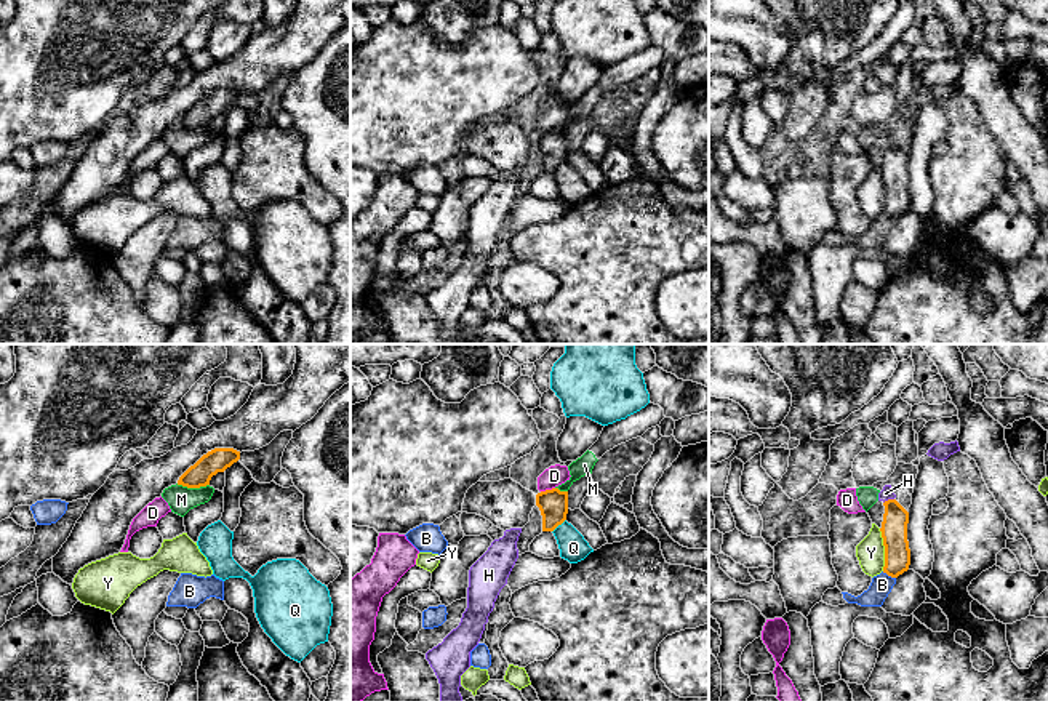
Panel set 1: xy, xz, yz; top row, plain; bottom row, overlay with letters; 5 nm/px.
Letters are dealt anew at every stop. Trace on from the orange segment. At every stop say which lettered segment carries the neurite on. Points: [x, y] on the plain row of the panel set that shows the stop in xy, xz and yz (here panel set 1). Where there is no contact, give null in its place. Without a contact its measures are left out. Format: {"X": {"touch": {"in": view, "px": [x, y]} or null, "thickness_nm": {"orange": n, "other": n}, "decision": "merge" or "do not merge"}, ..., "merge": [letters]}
{"B": {"touch": {"in": "yz", "px": [888, 216]}, "thickness_nm": {"orange": 130, "other": 110}, "decision": "do not merge"}, "D": {"touch": {"in": "xz", "px": [548, 132]}, "thickness_nm": {"orange": 140, "other": 100}, "decision": "do not merge"}, "H": {"touch": {"in": "yz", "px": [888, 141]}, "thickness_nm": {"orange": 130, "other": 60}, "decision": "do not merge"}, "M": {"touch": {"in": "xy", "px": [192, 128]}, "thickness_nm": {"orange": 120, "other": 140}, "decision": "do not merge"}, "Q": {"touch": {"in": "xz", "px": [559, 165]}, "thickness_nm": {"orange": 140, "other": 140}, "decision": "do not merge"}, "Y": {"touch": {"in": "yz", "px": [885, 191]}, "thickness_nm": {"orange": 130, "other": 140}, "decision": "do not merge"}, "merge": []}

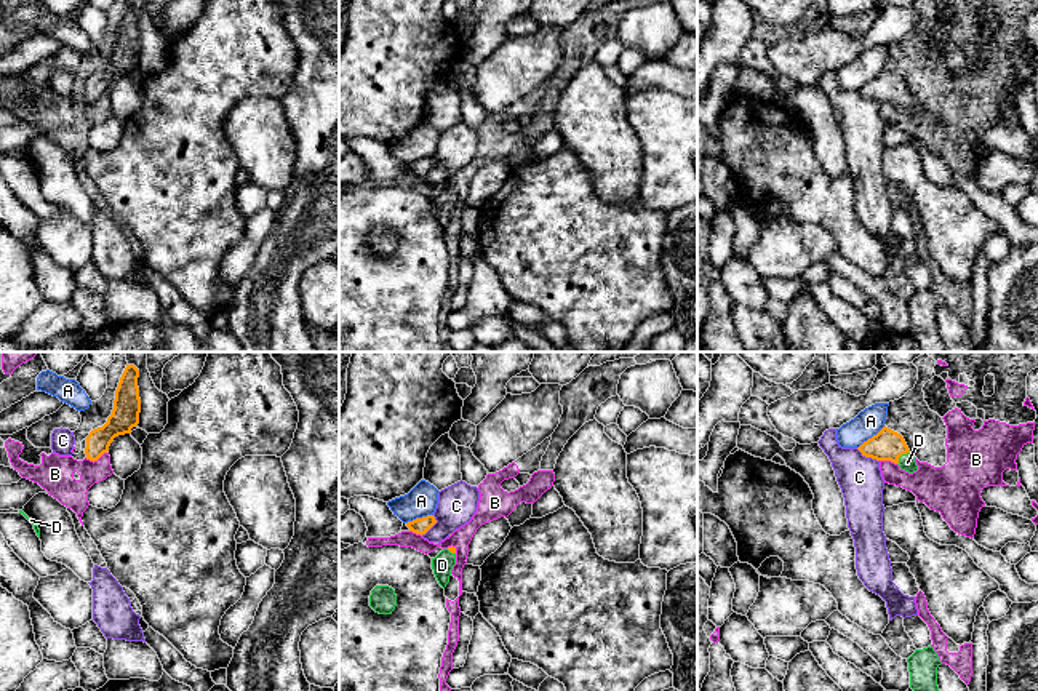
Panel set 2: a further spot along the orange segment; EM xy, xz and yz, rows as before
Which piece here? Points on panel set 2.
{"A": {"touch": {"in": "yz", "px": [872, 79]}, "thickness_nm": {"orange": 160, "other": 140}, "decision": "do not merge"}, "B": {"touch": {"in": "xy", "px": [95, 101]}, "thickness_nm": {"orange": 130, "other": 180}, "decision": "do not merge"}, "C": {"touch": {"in": "yz", "px": [867, 98]}, "thickness_nm": {"orange": 160, "other": 220}, "decision": "do not merge"}, "D": {"touch": {"in": "yz", "px": [901, 96]}, "thickness_nm": {"orange": 160, "other": 80}, "decision": "merge"}, "merge": ["D"]}

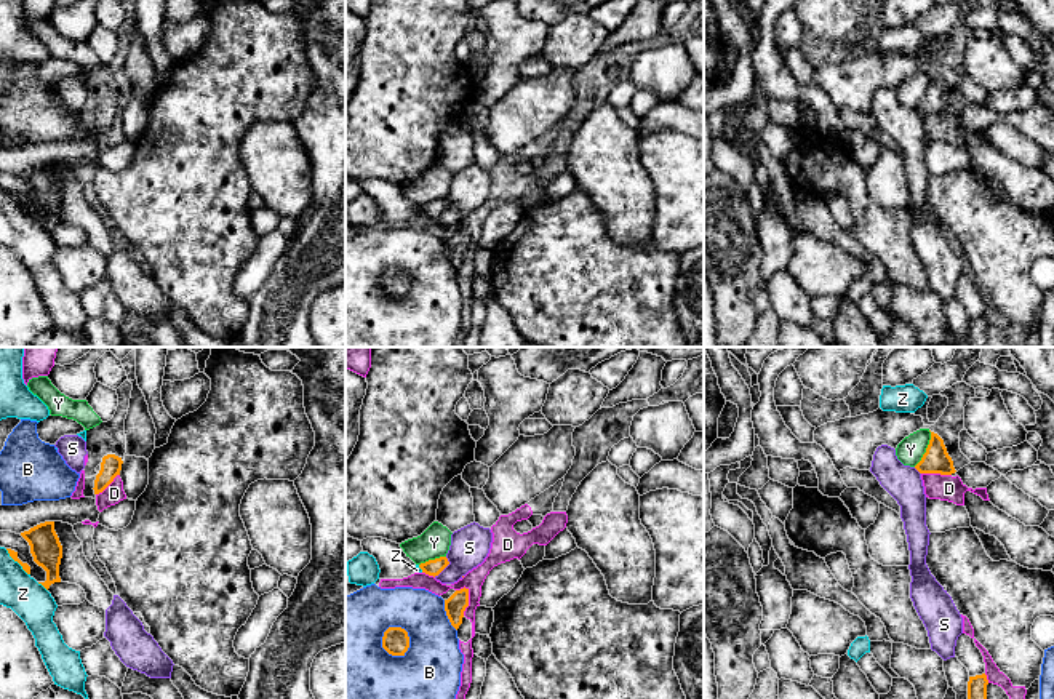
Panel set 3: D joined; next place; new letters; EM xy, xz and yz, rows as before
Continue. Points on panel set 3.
{"B": {"touch": {"in": "xz", "px": [407, 277]}, "thickness_nm": {"orange": 140, "other": 340}, "decision": "do not merge"}, "D": {"touch": {"in": "xz", "px": [467, 242]}, "thickness_nm": {"orange": 110, "other": 100}, "decision": "do not merge"}, "S": {"touch": {"in": "xz", "px": [443, 210]}, "thickness_nm": {"orange": 80, "other": 190}, "decision": "do not merge"}, "Y": {"touch": {"in": "yz", "px": [926, 90]}, "thickness_nm": {"orange": 140, "other": 140}, "decision": "do not merge"}, "Z": {"touch": {"in": "xy", "px": [16, 202]}, "thickness_nm": {"orange": 40, "other": 190}, "decision": "do not merge"}, "merge": []}

